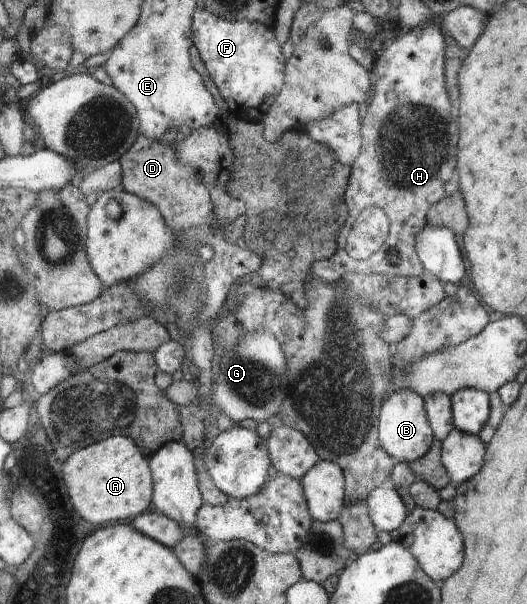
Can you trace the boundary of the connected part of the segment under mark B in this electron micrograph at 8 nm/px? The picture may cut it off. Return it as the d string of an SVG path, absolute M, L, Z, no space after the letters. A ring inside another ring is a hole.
M394 389L383 401L379 411L379 444L397 462L415 462L423 458L434 444L430 421L427 420L425 400L411 389Z

